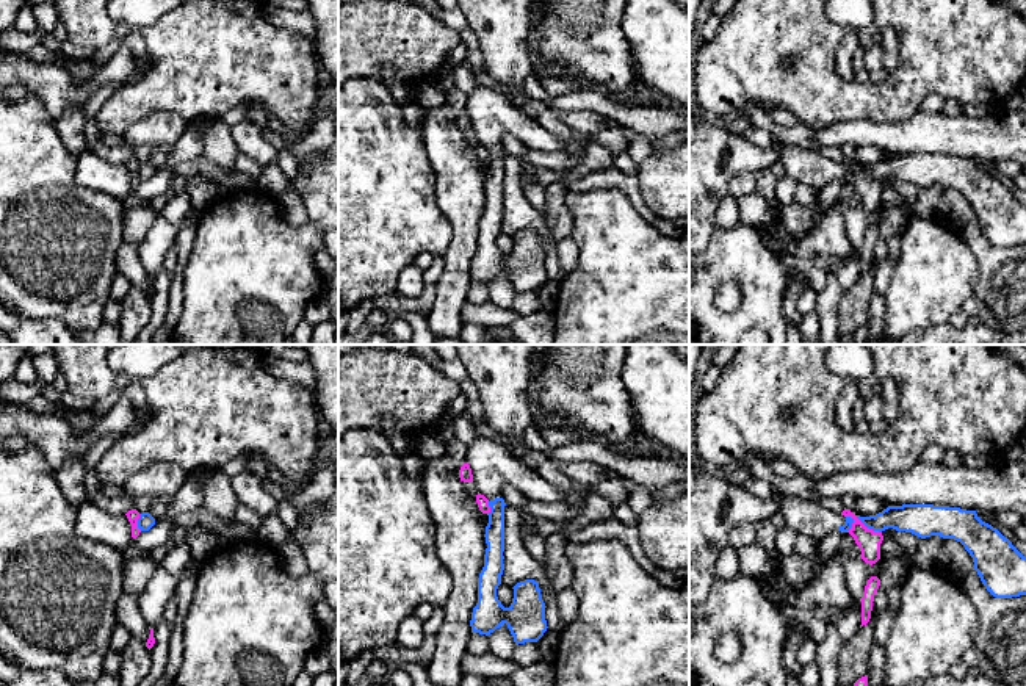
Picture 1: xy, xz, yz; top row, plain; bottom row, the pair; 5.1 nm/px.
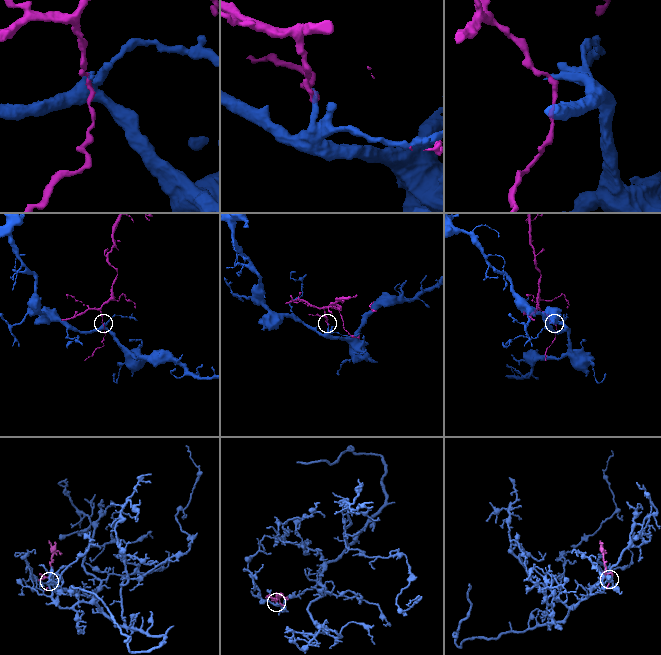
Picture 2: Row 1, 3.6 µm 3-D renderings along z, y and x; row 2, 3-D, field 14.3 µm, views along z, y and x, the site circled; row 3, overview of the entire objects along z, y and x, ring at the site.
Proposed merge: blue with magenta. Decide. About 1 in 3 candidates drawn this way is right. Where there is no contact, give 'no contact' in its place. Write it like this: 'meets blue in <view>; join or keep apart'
meets blue in yz; keep apart

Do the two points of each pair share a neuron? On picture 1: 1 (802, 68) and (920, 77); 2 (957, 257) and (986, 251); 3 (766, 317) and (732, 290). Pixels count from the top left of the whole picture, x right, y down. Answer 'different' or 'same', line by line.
1: same
2: different
3: different

